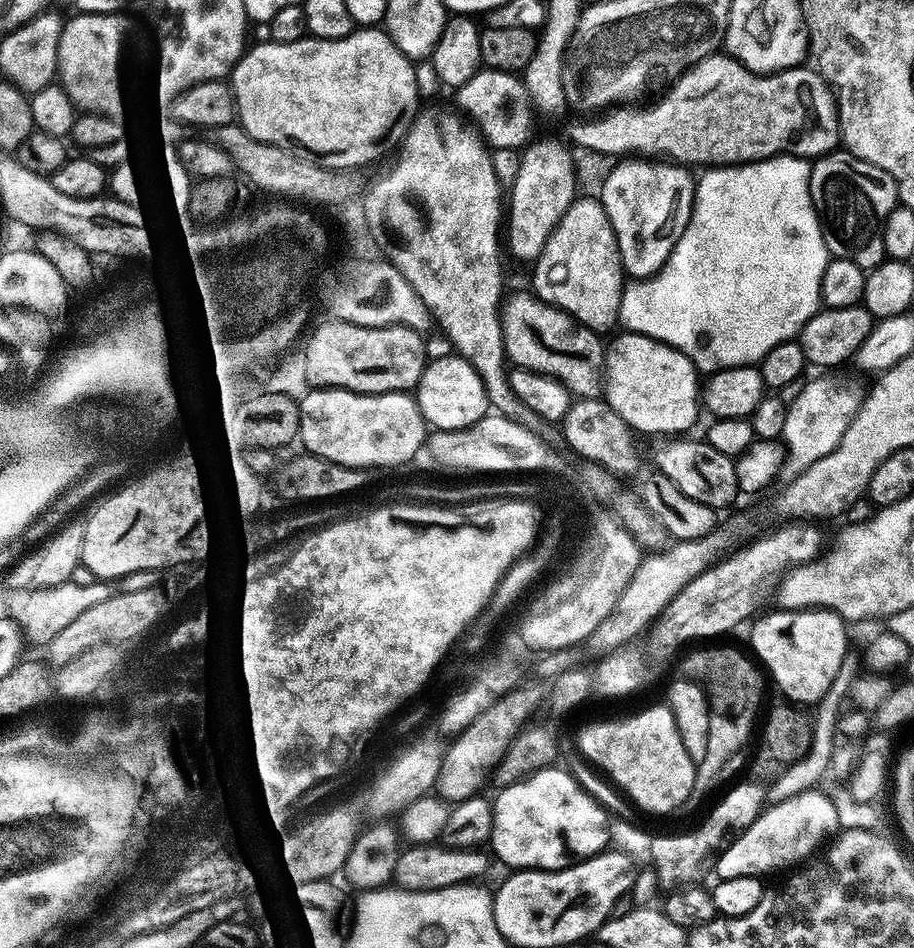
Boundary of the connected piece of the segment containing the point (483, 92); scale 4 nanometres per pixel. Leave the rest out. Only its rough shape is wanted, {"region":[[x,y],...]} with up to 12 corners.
{"region":[[484,68],[455,96],[493,149],[533,139],[519,75]]}

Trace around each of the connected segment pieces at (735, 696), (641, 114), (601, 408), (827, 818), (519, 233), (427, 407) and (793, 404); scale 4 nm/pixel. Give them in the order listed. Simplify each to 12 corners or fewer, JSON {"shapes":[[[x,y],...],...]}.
{"shapes":[[[700,648],[680,664],[702,685],[706,758],[687,811],[738,755],[761,715],[766,676],[736,648]],[[707,56],[646,106],[573,123],[611,158],[750,164],[841,147],[815,67]],[[601,397],[560,422],[567,447],[620,475],[640,456],[628,423]],[[822,790],[765,807],[715,857],[764,878],[807,861],[841,827]],[[558,138],[523,156],[506,214],[513,256],[534,262],[577,199],[578,164]],[[459,354],[427,361],[414,399],[425,420],[470,427],[490,412]],[[828,372],[788,404],[789,475],[833,452],[866,395]]]}

